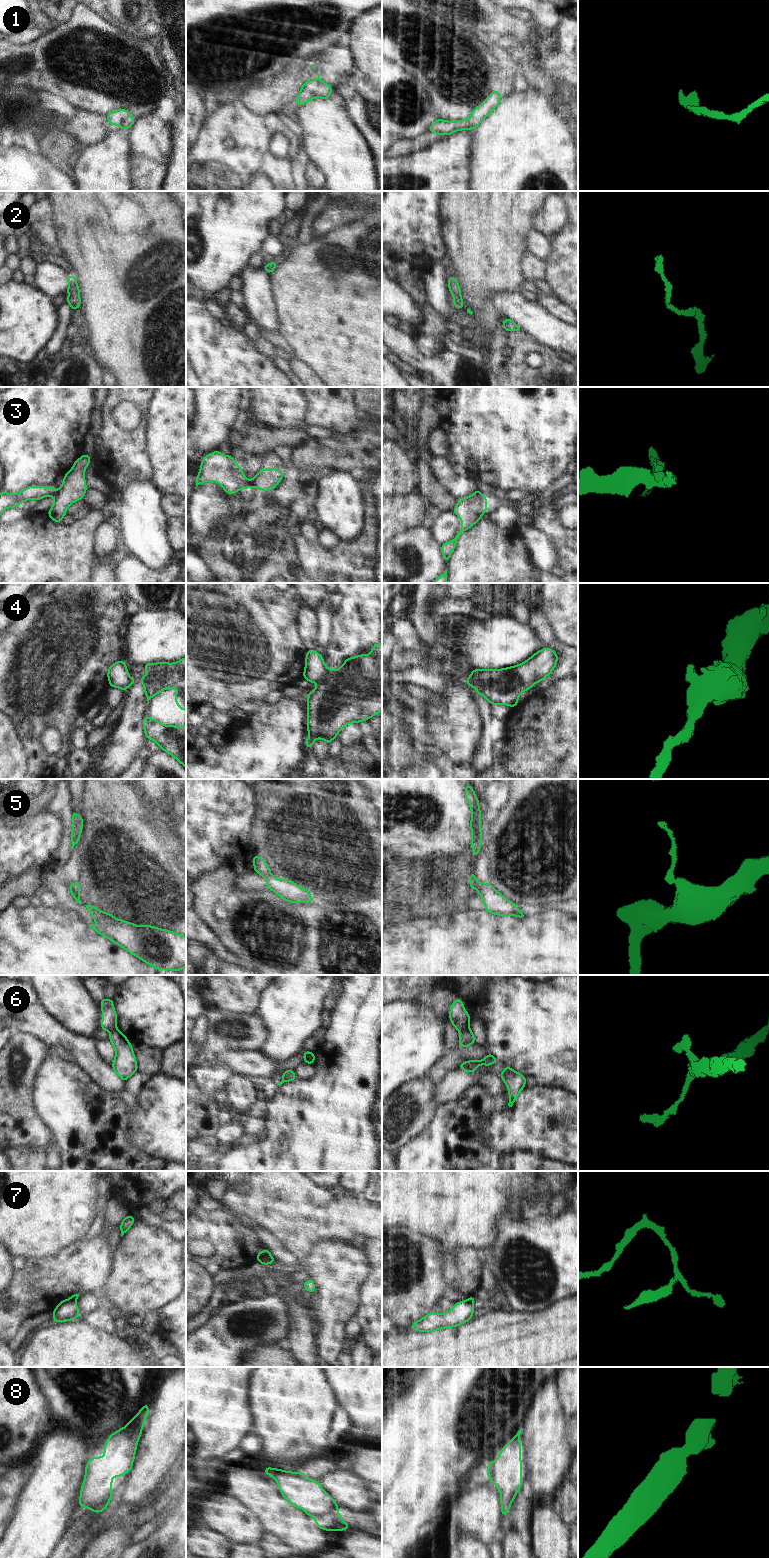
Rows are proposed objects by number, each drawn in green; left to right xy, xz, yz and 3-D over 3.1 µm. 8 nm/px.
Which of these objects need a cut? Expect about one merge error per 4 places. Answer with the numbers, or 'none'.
3, 4, 6, 7.

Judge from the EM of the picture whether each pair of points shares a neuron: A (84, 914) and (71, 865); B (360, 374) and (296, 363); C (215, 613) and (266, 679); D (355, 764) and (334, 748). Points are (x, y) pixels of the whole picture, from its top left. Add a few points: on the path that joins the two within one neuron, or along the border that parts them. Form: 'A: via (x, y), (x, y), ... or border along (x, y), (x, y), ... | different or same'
A: via (72, 903), (64, 895), (65, 877) | same
B: border along (295, 355), (303, 360), (318, 376) | different
C: via (224, 629), (237, 642), (239, 652), (250, 663) | same
D: border along (343, 748), (340, 754), (340, 761), (337, 763) | different

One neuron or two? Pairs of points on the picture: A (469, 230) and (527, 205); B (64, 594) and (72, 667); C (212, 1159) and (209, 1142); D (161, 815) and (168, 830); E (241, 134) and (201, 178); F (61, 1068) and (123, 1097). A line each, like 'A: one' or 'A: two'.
A: one
B: one
C: two
D: one
E: one
F: one

